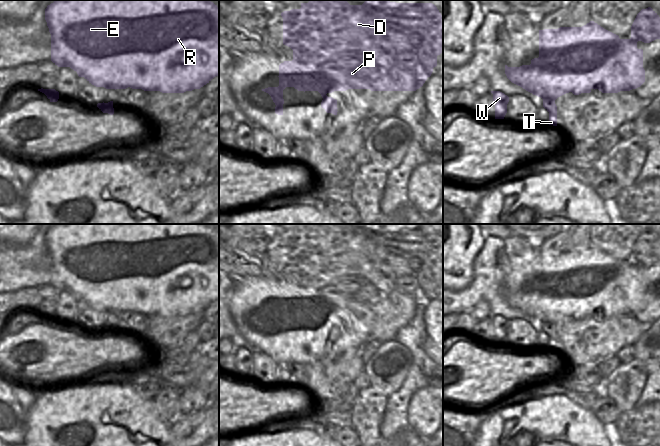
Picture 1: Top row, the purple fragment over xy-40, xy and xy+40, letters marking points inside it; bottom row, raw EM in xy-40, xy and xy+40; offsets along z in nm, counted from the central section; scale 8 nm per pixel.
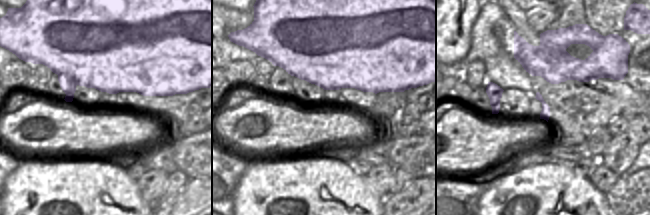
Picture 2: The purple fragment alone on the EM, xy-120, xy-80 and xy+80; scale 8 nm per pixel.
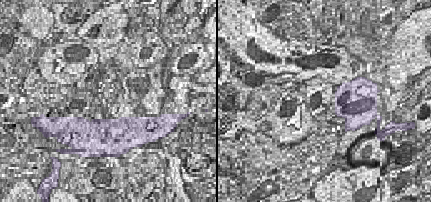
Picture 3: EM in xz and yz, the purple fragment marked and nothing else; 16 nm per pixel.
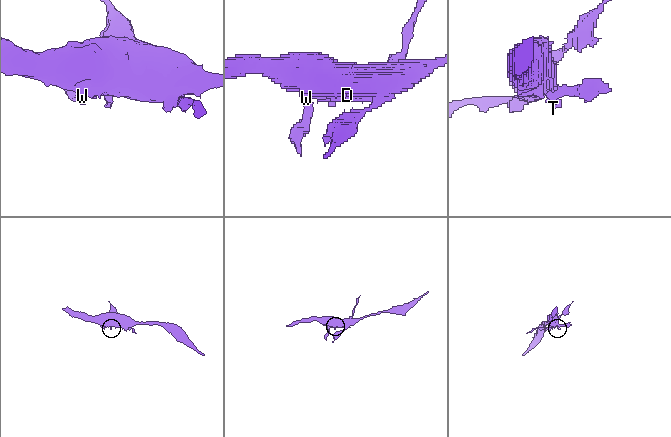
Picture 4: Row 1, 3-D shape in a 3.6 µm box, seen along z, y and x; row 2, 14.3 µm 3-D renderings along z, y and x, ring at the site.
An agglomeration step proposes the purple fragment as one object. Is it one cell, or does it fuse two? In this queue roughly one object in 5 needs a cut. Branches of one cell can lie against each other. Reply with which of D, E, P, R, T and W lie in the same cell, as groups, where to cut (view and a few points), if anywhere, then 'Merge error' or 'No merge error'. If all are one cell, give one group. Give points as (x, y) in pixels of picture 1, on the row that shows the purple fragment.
Groups: D E P R T W. No split. No merge error

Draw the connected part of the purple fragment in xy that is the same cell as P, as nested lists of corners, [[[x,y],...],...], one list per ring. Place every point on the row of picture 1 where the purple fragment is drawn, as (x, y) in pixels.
[[[310,0],[301,3],[300,9],[292,9],[281,13],[283,18],[283,44],[293,50],[293,60],[279,65],[279,86],[268,87],[262,91],[268,93],[275,103],[275,113],[283,115],[283,90],[294,87],[298,91],[318,91],[323,100],[321,107],[327,112],[337,115],[337,100],[328,97],[327,93],[346,91],[348,89],[370,89],[371,91],[416,91],[423,86],[437,66],[437,56],[443,52],[443,15],[432,3],[396,3],[387,0],[366,0],[362,5],[350,5],[347,0]]]

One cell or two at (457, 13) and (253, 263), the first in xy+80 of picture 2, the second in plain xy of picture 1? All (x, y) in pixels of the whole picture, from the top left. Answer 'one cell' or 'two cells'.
two cells

